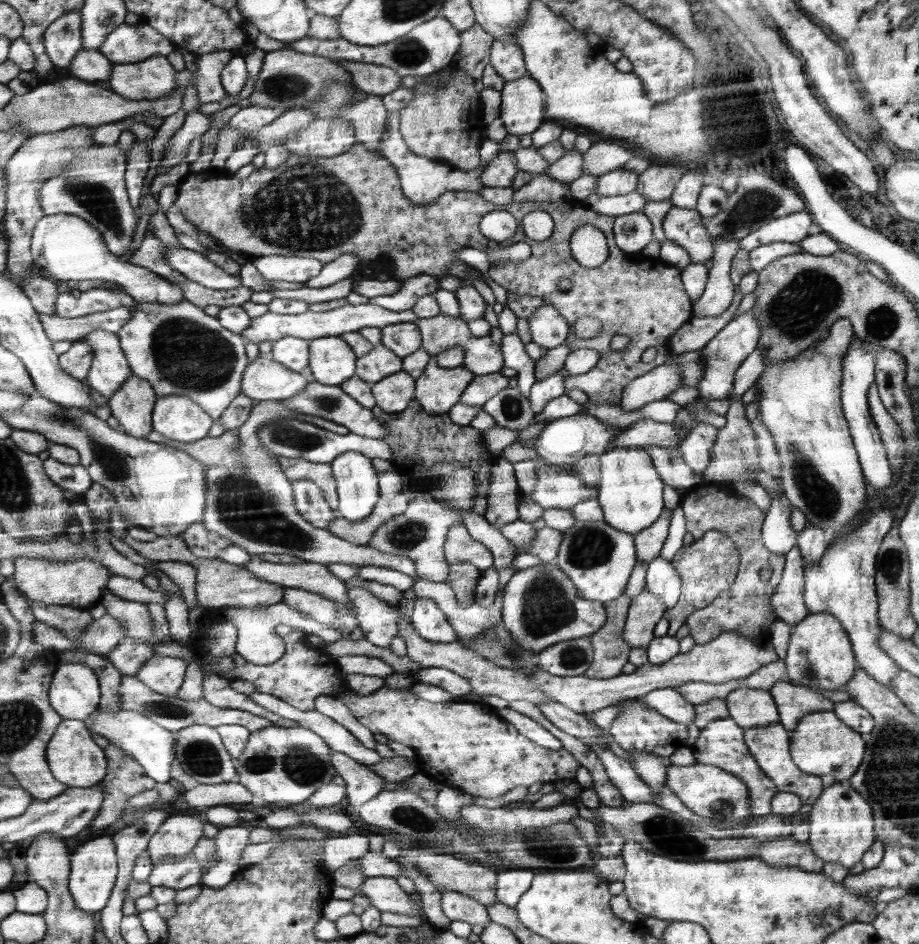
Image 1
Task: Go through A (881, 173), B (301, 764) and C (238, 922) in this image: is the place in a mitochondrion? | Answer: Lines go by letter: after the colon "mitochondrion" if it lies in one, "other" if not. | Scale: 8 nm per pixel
A: other
B: mitochondrion
C: other

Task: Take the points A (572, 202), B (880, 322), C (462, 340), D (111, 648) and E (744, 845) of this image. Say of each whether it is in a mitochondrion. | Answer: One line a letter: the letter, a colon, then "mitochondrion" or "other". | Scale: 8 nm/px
A: other
B: mitochondrion
C: other
D: other
E: other

